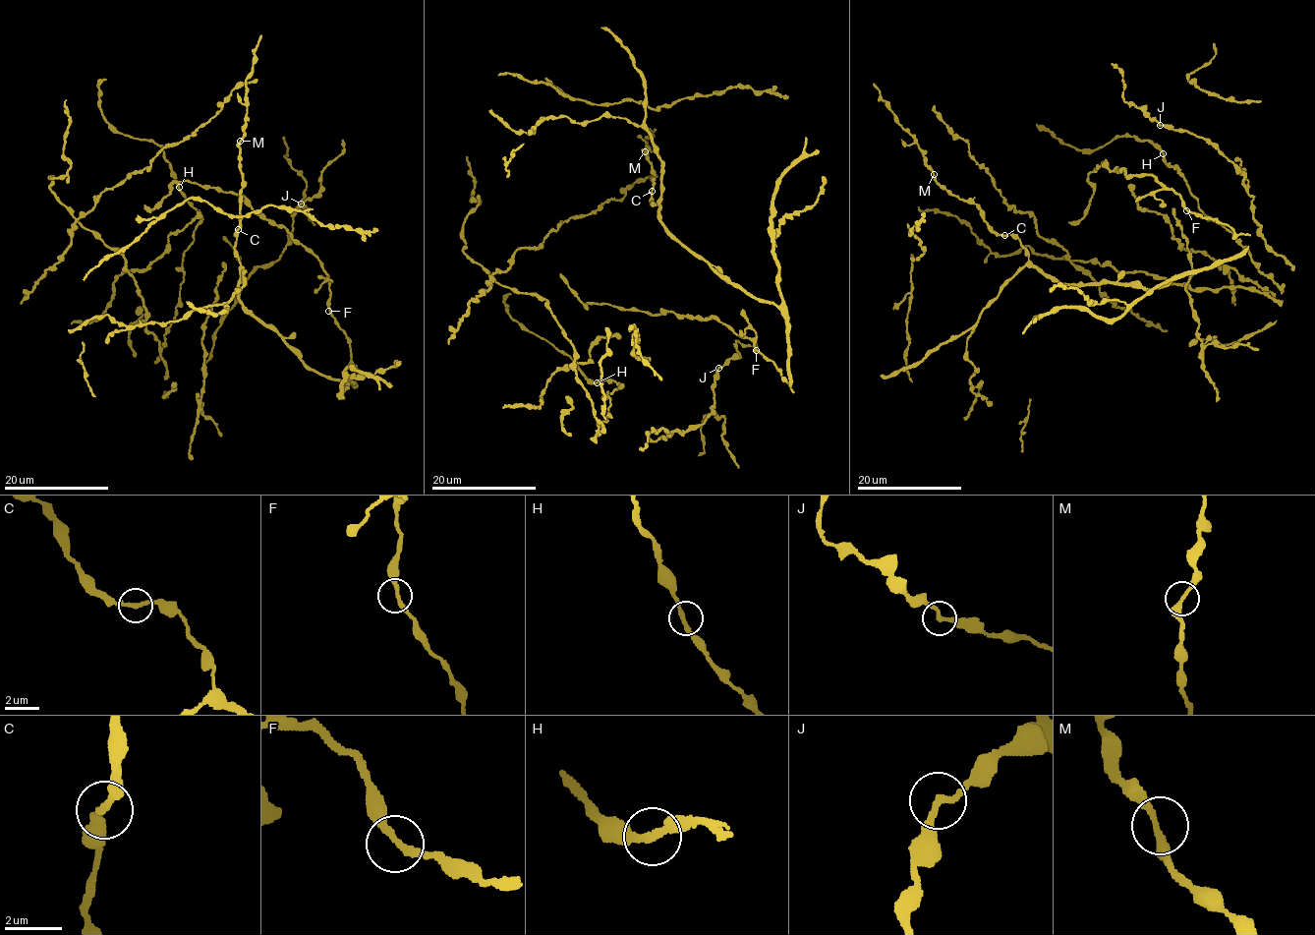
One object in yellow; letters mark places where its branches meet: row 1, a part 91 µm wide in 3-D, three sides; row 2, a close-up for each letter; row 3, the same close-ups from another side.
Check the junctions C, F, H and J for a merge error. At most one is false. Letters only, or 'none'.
none

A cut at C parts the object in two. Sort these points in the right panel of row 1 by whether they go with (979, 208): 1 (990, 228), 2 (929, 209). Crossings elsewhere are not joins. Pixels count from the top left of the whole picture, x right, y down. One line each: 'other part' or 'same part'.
1: same part
2: other part

